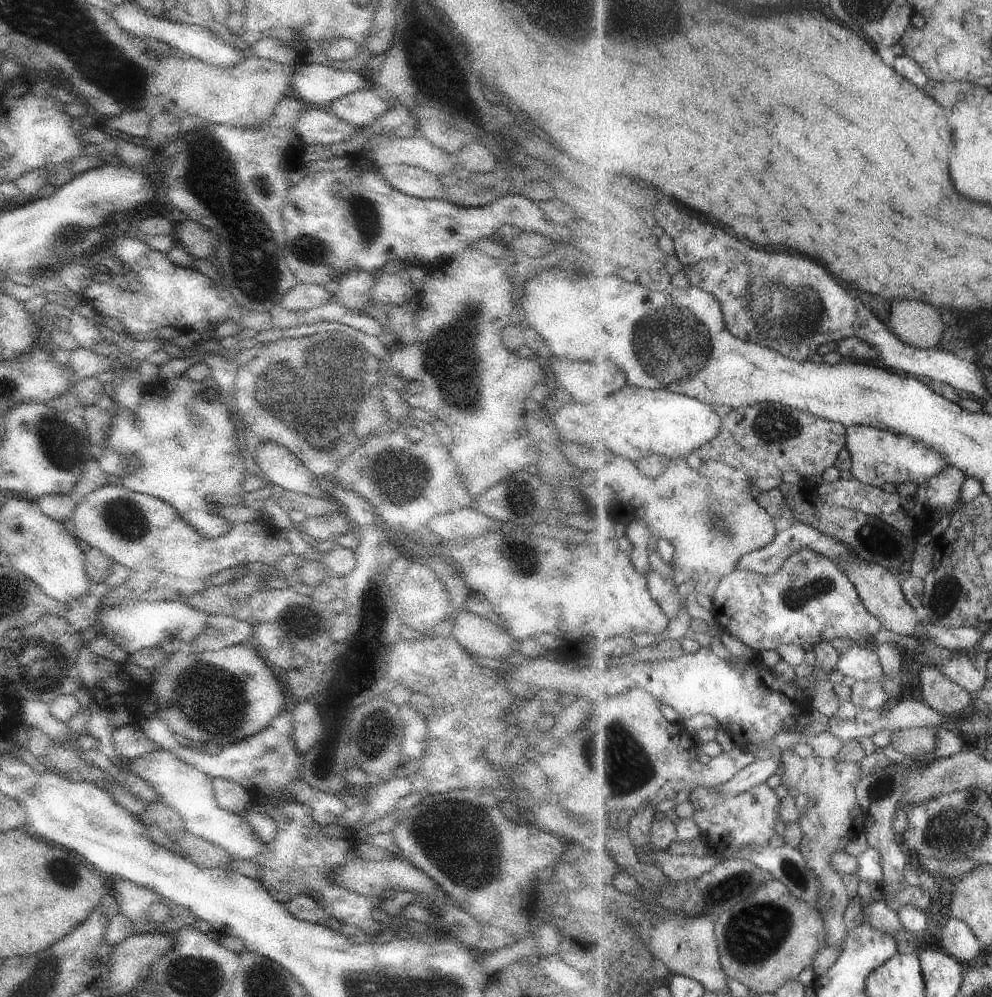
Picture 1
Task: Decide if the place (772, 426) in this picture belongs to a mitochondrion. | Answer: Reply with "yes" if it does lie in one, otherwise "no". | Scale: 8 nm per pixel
yes

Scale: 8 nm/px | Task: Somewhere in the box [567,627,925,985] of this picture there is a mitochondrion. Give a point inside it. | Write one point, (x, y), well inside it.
(771, 926)

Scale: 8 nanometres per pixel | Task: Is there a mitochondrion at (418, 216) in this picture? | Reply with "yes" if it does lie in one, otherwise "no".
no

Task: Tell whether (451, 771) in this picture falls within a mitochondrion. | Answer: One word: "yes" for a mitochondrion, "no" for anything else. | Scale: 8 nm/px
no

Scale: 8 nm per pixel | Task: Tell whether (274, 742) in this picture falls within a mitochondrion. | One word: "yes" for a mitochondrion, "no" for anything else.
no

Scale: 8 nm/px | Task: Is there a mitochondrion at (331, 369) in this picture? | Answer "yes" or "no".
yes

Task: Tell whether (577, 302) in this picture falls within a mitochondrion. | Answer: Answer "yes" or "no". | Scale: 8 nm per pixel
no

